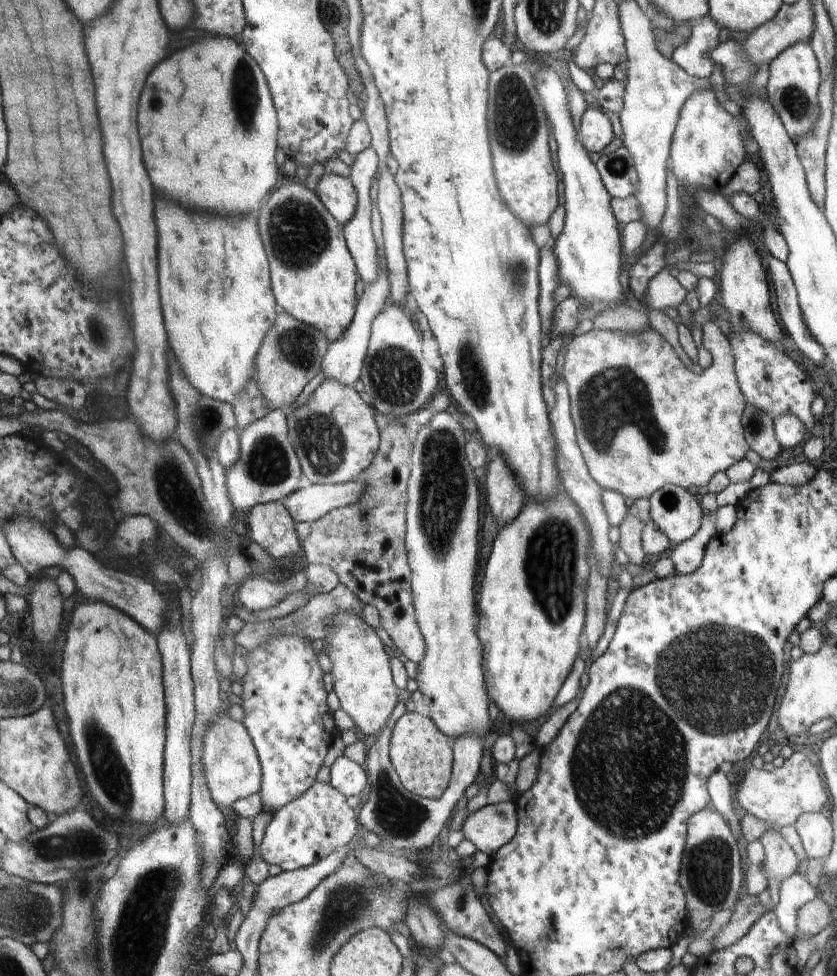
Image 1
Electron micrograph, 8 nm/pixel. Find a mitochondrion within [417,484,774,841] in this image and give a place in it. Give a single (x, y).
(551, 561)

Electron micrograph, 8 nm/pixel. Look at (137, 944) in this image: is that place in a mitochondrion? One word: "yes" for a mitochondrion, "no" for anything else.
yes

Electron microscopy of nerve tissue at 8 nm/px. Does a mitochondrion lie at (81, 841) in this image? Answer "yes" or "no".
yes

